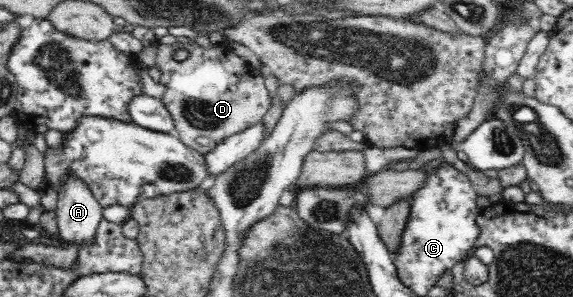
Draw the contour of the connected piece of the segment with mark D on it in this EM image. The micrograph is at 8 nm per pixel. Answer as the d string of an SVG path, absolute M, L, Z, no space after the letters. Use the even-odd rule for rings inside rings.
M179 39L170 46L155 44L158 49L155 67L161 72L160 84L166 87L161 100L170 111L174 119L175 135L183 144L206 155L215 150L229 136L263 120L270 106L270 92L264 84L263 73L256 67L247 65L244 60L233 54L231 49L225 45L204 49L198 44L190 45L183 39ZM178 50L186 50L188 58L180 62L174 60L174 54Z

